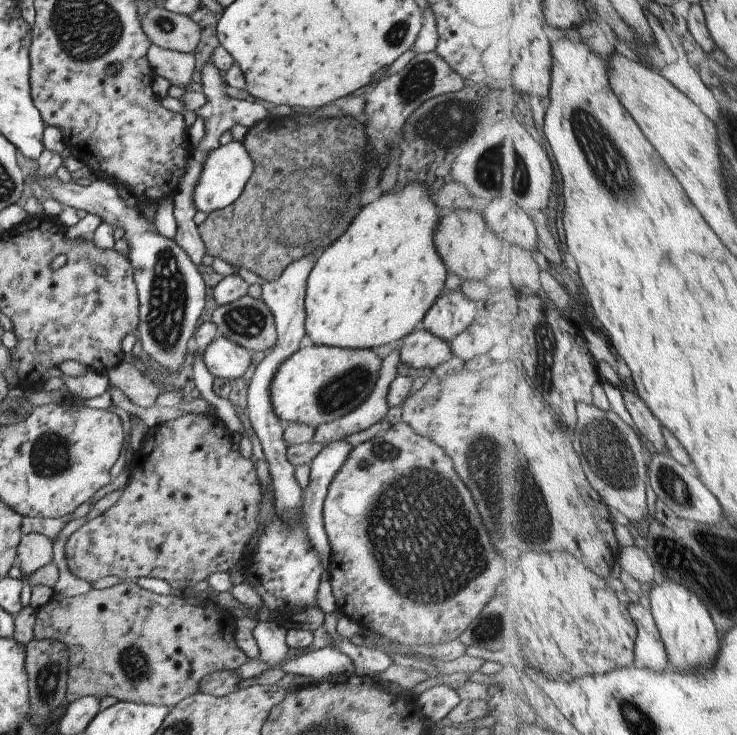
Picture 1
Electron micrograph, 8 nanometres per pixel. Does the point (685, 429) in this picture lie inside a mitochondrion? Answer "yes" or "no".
no

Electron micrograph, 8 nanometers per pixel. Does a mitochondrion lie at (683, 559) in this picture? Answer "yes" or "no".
yes

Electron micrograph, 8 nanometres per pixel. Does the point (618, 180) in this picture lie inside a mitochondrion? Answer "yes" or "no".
yes

